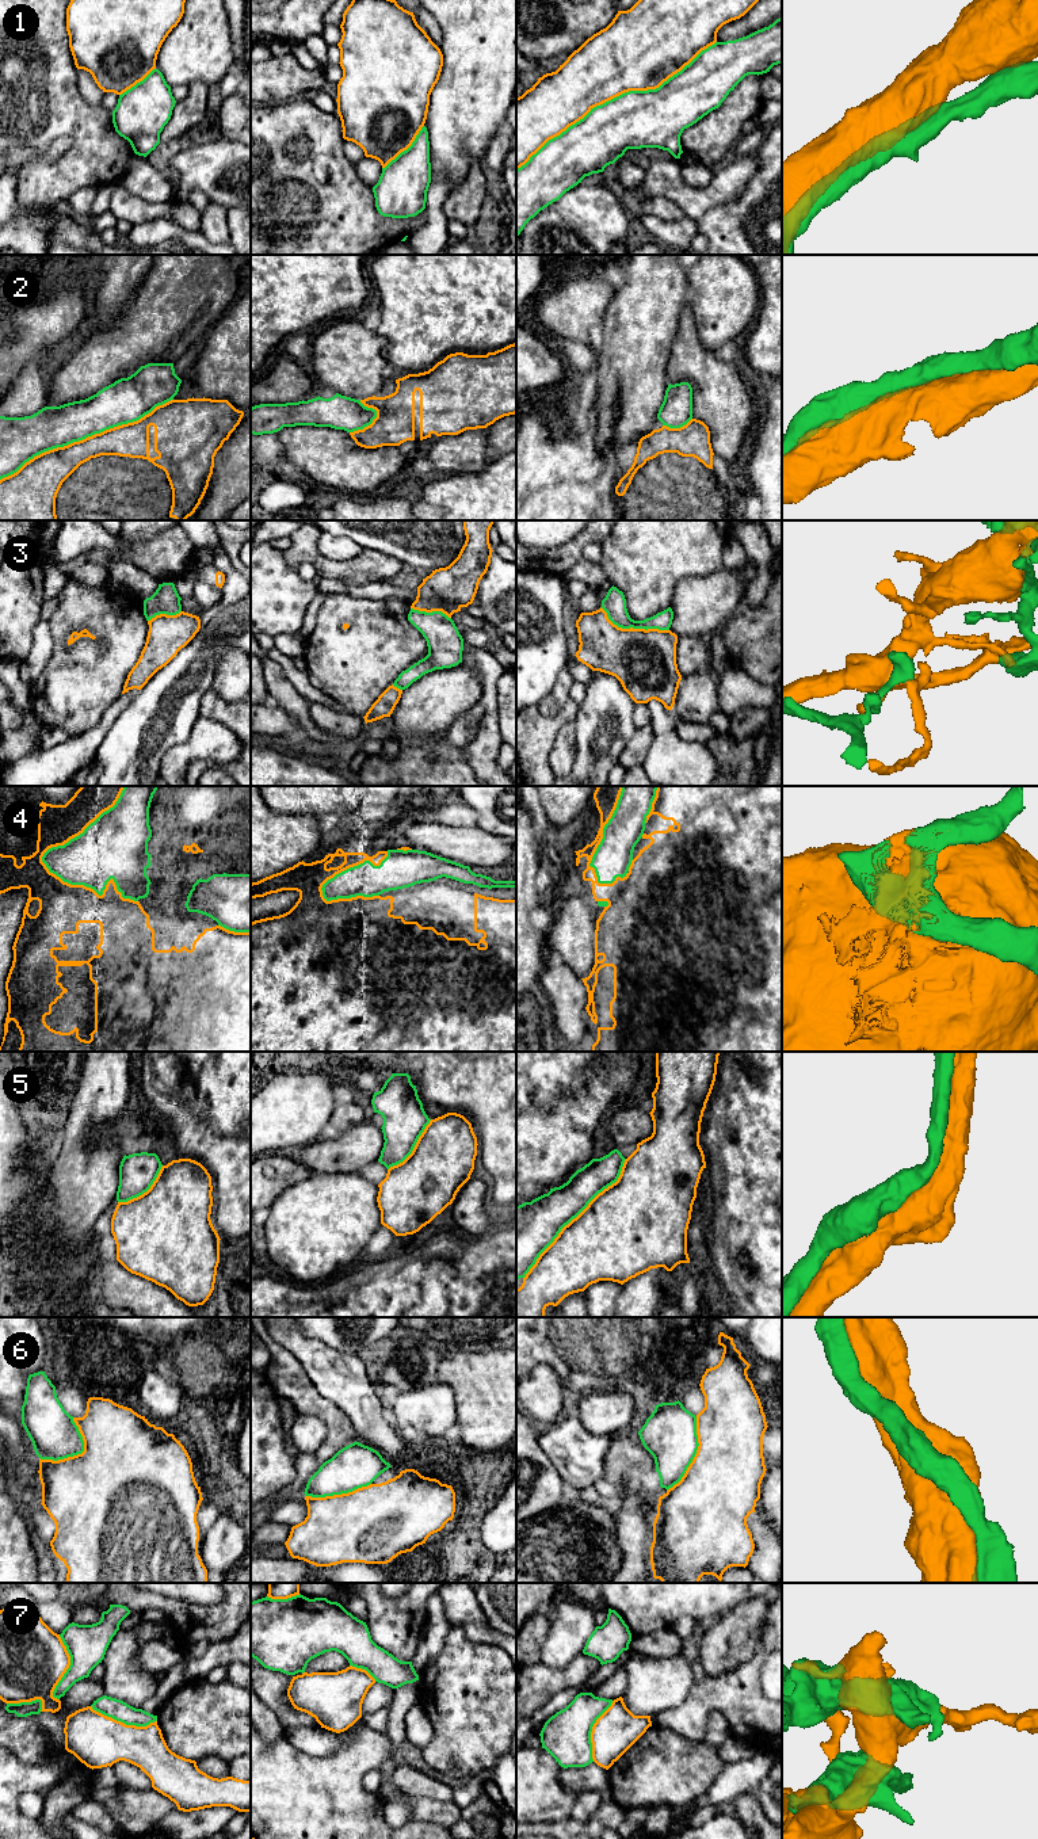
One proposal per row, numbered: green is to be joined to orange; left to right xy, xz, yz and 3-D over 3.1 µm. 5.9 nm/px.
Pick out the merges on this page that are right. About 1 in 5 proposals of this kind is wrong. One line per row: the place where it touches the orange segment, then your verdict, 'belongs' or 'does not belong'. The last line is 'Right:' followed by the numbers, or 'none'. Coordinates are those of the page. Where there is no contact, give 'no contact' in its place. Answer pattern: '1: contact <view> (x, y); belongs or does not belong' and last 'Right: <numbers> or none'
1: contact yz (615, 96); belongs
2: contact xy (86, 438); belongs
3: contact yz (632, 628); does not belong
4: contact xy (48, 869); does not belong
5: contact yz (576, 1217); belongs
6: contact xy (77, 1454); belongs
7: contact xy (68, 1667); does not belong
Right: 1, 2, 5, 6

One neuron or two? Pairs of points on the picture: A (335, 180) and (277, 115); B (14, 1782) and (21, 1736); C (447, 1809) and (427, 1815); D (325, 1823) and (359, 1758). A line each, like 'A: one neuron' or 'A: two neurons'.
A: one neuron
B: two neurons
C: one neuron
D: one neuron

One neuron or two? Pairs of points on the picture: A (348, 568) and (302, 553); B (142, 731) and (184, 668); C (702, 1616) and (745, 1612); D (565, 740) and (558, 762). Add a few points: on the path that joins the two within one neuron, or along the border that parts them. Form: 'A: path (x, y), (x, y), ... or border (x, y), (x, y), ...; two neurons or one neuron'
A: path (338, 568), (327, 568), (313, 556); one neuron
B: path (157, 716), (170, 704), (174, 693), (182, 683); one neuron
C: border (747, 1597), (722, 1616), (703, 1625); two neurons
D: path (565, 746), (563, 756); one neuron

